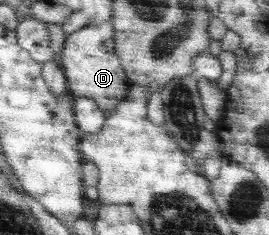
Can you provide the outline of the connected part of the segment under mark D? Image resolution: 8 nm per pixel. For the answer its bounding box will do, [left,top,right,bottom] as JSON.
[61,20,132,111]

